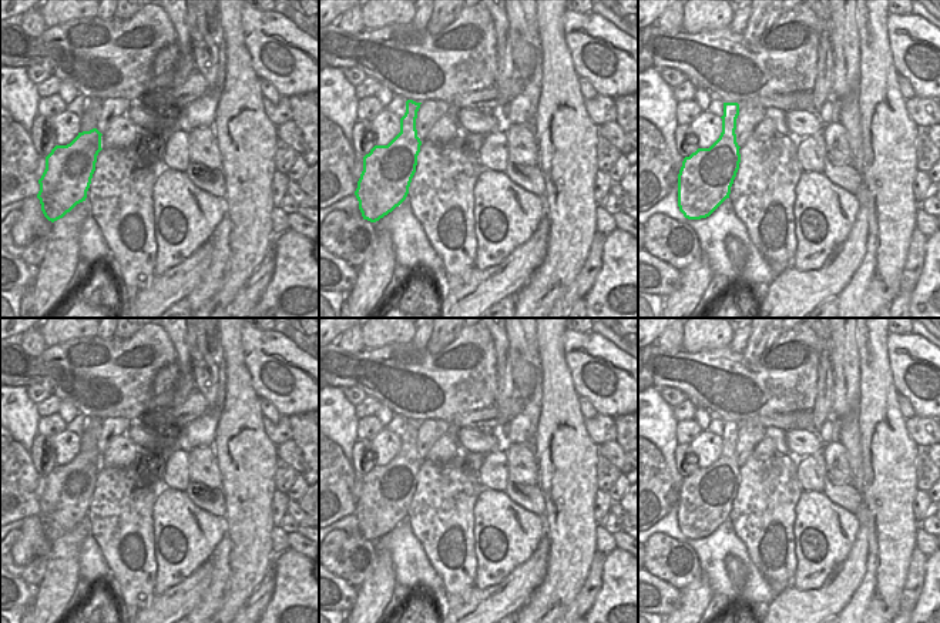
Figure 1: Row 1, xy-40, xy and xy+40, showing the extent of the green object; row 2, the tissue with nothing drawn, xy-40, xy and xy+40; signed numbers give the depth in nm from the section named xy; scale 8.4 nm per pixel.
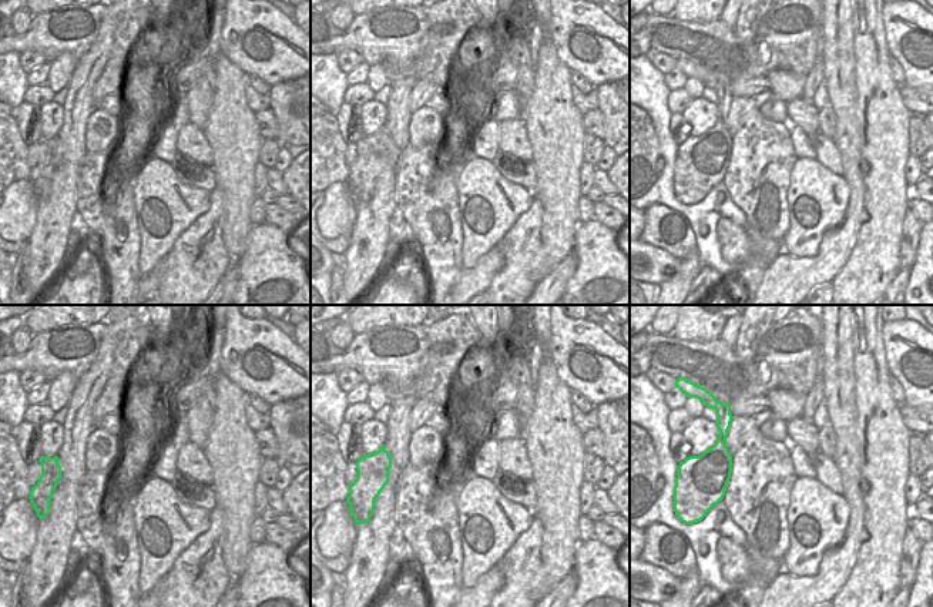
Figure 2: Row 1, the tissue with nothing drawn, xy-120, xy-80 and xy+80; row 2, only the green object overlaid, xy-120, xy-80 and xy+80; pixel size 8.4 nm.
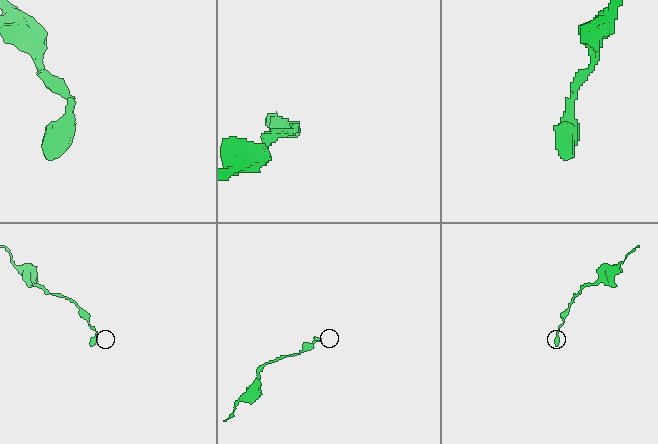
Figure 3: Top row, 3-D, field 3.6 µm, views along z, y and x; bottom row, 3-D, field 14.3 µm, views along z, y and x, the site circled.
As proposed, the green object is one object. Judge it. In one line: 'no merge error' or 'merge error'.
merge error

